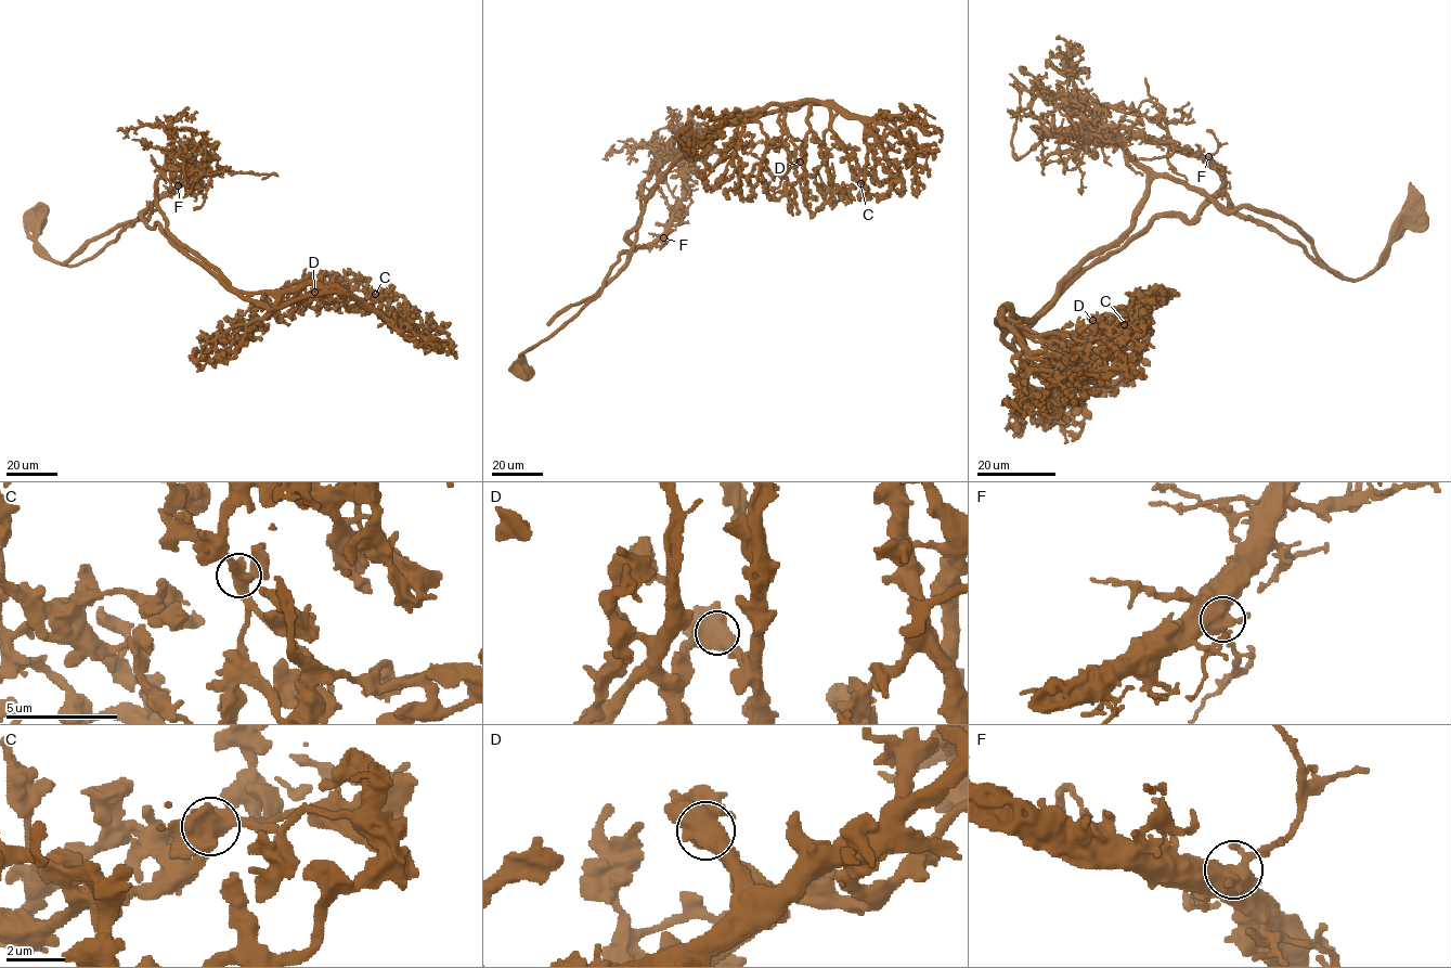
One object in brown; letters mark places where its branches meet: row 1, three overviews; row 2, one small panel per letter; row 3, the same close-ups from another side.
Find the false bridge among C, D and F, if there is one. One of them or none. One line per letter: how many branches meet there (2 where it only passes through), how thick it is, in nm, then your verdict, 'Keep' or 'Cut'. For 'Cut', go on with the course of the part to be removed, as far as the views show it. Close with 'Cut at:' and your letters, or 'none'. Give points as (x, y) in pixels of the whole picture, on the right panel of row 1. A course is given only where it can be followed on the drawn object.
C: Branches: 3. Thickness 550 nm. Keep
D: Branches: 3. Thickness 700 nm. Cut. Course of the part to remove: (1092, 320), (1046, 341), (1002, 314), (1051, 302), (1131, 226), (1153, 178), (1285, 218), (1342, 276)
F: Branches: 3. Thickness 550 nm. Keep
Cut at: D

